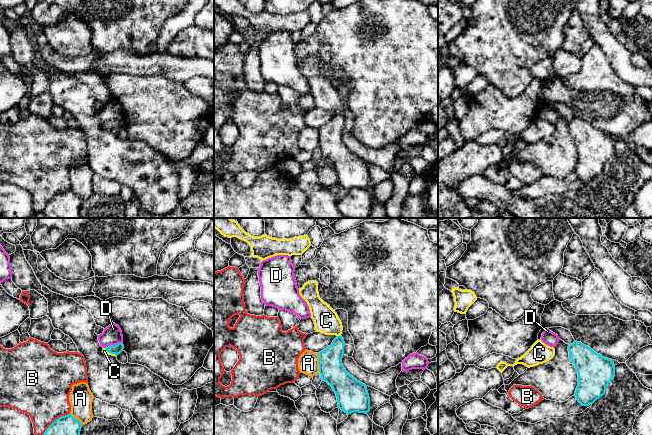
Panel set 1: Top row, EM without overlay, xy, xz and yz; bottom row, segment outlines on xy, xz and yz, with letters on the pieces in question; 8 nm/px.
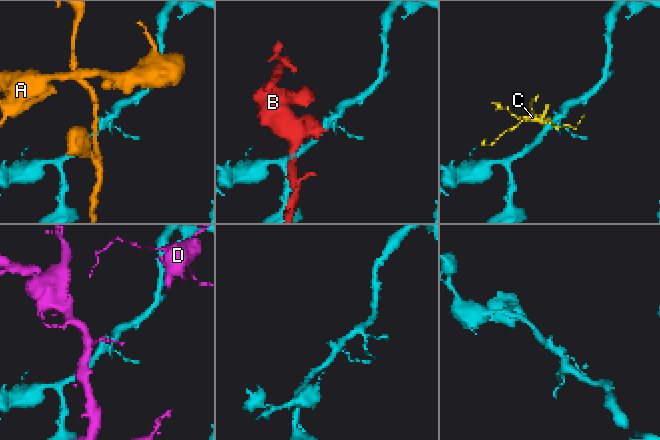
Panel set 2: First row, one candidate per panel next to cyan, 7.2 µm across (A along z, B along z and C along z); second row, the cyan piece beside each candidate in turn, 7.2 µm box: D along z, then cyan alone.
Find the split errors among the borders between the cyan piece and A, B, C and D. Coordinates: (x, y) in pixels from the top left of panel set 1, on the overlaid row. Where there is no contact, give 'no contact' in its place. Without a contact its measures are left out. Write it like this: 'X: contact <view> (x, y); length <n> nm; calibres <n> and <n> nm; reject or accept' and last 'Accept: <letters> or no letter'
A: contact xz (319, 363); length 140 nm; calibres 200 and 180 nm; reject
B: contact xy (55, 420); length 280 nm; calibres 160 and 420 nm; reject
C: contact xz (338, 336); length 40 nm; calibres 190 and 200 nm; accept
D: contact xy (112, 345); length 150 nm; calibres 80 and 160 nm; reject
Accept: C

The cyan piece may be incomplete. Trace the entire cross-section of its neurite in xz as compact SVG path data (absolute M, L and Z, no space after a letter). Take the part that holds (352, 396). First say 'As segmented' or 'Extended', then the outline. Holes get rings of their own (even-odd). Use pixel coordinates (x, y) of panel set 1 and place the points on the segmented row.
Extended. M308 281L301 289L300 296L307 302L316 332L336 335L332 344L319 352L319 373L336 394L338 408L348 415L353 412L370 411L367 387L351 376L342 364L345 342L342 338L342 323L335 310L319 296L318 282Z

